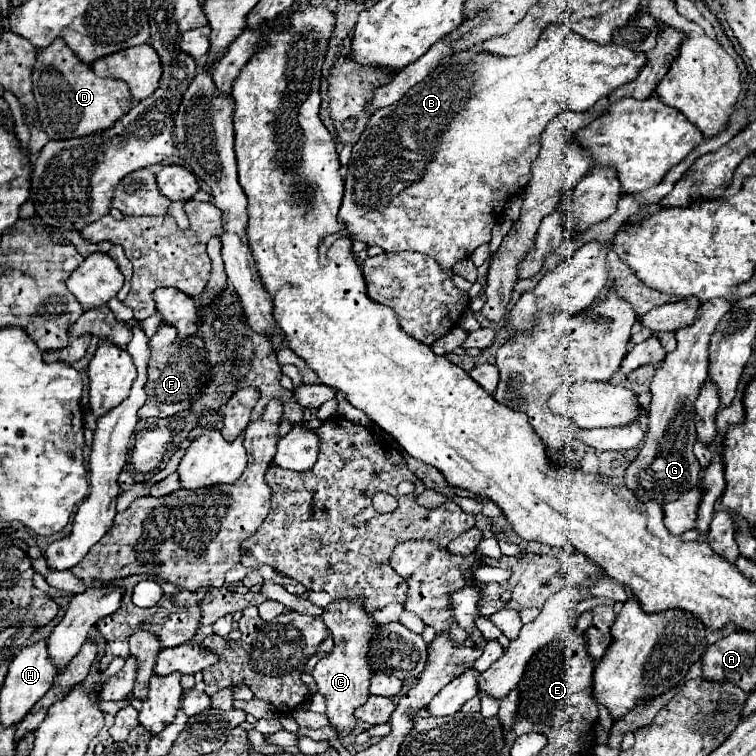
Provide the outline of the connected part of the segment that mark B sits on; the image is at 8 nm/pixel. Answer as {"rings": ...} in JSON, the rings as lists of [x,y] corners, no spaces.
{"rings":[[[549,25],[543,35],[539,37],[537,45],[523,53],[523,55],[515,55],[515,57],[507,57],[507,59],[497,59],[497,55],[483,55],[483,53],[475,53],[473,49],[451,55],[449,59],[445,59],[439,67],[435,67],[425,81],[421,81],[417,87],[411,87],[405,97],[399,103],[393,103],[393,107],[385,107],[381,111],[377,111],[365,131],[361,133],[359,141],[353,145],[353,153],[351,153],[351,161],[349,161],[349,173],[345,177],[345,197],[339,209],[339,221],[345,225],[341,235],[349,237],[353,241],[363,241],[367,245],[379,245],[383,251],[391,253],[391,251],[419,251],[425,255],[431,255],[433,259],[437,259],[437,263],[441,263],[443,269],[447,269],[448,273],[453,275],[453,282],[458,289],[468,291],[472,283],[463,277],[453,273],[453,265],[465,257],[469,257],[475,247],[489,243],[491,241],[491,229],[493,225],[501,219],[499,215],[503,213],[503,205],[505,201],[521,191],[529,179],[531,179],[531,163],[537,159],[539,155],[539,139],[541,139],[541,131],[545,129],[545,125],[565,113],[565,111],[585,111],[589,109],[599,97],[609,95],[611,91],[615,91],[617,87],[621,87],[623,83],[633,81],[641,67],[645,65],[645,53],[633,53],[627,45],[623,47],[615,47],[615,45],[597,45],[593,41],[587,41],[579,35],[575,35],[569,27],[565,25]]]}

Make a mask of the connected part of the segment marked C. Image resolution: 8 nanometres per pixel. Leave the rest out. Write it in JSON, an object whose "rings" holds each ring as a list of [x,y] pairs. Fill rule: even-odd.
{"rings":[[[333,601],[325,607],[323,611],[323,621],[329,627],[333,639],[335,639],[335,647],[331,651],[329,657],[321,659],[315,669],[313,669],[313,679],[317,683],[317,691],[325,697],[325,705],[327,711],[325,715],[329,717],[329,725],[335,727],[339,737],[347,737],[355,725],[355,709],[365,705],[367,697],[369,697],[369,679],[371,679],[371,667],[369,667],[369,635],[373,635],[373,627],[375,621],[369,617],[369,613],[363,611],[361,601]]]}

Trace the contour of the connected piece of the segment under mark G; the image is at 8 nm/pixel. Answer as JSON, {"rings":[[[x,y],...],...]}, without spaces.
{"rings":[[[727,299],[705,301],[691,325],[677,329],[677,349],[667,353],[665,361],[651,379],[651,405],[649,405],[649,429],[641,453],[631,461],[625,471],[625,485],[641,499],[655,499],[665,505],[679,499],[685,491],[699,483],[699,461],[693,455],[695,443],[695,399],[699,397],[701,385],[707,381],[707,353],[709,337],[715,331],[719,319],[729,311],[731,303]]]}

